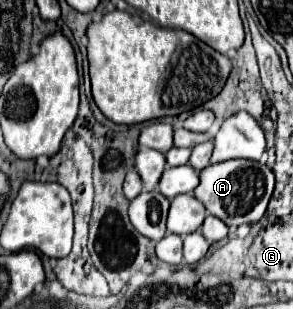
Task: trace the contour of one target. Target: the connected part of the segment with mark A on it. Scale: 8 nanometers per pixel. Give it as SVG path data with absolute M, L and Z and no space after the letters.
M229 159L217 165L209 165L199 173L195 197L211 215L219 217L227 227L239 227L243 223L257 223L263 217L273 195L273 187L275 175L267 165L249 159Z

